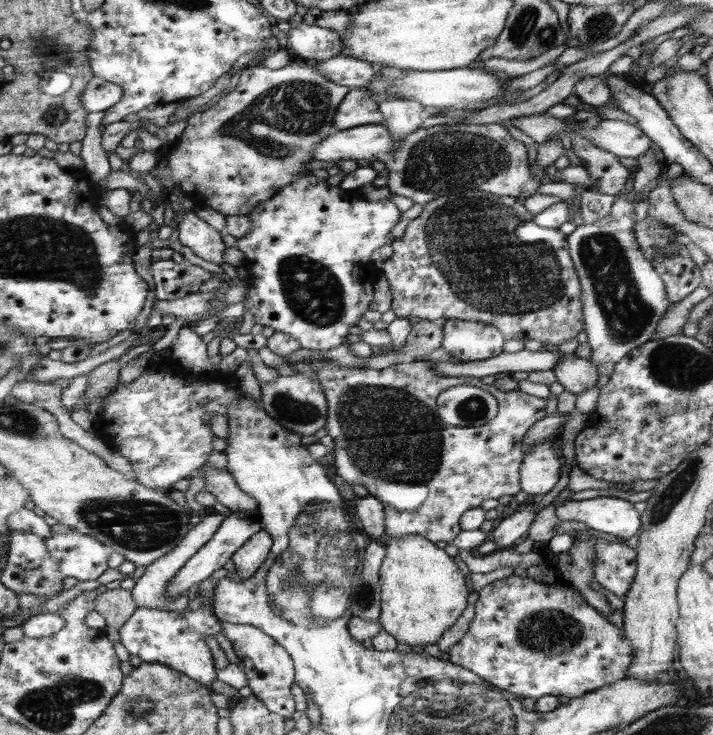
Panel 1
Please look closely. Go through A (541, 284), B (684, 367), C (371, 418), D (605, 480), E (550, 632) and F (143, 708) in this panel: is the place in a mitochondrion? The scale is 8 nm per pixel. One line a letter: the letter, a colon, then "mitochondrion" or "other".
A: mitochondrion
B: mitochondrion
C: mitochondrion
D: other
E: mitochondrion
F: mitochondrion

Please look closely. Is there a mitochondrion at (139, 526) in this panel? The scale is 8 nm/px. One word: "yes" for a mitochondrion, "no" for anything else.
yes

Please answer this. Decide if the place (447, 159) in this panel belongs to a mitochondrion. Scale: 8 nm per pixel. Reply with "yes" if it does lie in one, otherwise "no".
yes

